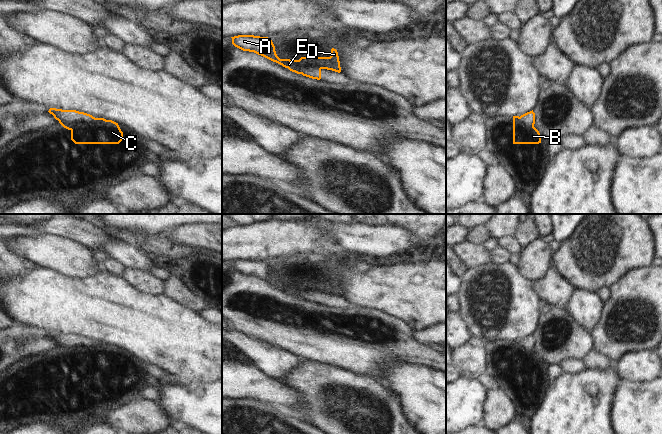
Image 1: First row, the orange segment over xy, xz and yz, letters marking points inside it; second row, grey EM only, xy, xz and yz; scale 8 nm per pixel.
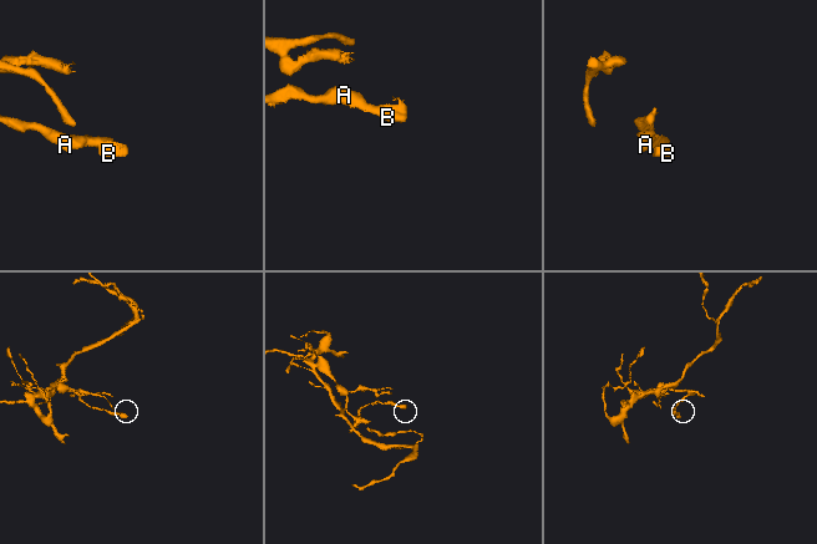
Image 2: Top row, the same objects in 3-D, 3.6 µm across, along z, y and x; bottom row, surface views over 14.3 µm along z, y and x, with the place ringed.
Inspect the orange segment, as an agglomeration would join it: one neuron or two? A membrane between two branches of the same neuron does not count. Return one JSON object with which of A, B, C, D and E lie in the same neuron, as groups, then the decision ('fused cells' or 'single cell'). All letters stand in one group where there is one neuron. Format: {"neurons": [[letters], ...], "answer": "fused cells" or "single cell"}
{"neurons": [["A", "B", "C", "D", "E"]], "answer": "single cell"}

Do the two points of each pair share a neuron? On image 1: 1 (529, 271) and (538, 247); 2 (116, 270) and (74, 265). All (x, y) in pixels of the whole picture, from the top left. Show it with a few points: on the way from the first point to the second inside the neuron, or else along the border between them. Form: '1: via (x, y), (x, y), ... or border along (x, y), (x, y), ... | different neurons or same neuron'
1: via (534, 265), (538, 253) | same neuron
2: border along (98, 264), (103, 269) | different neurons

